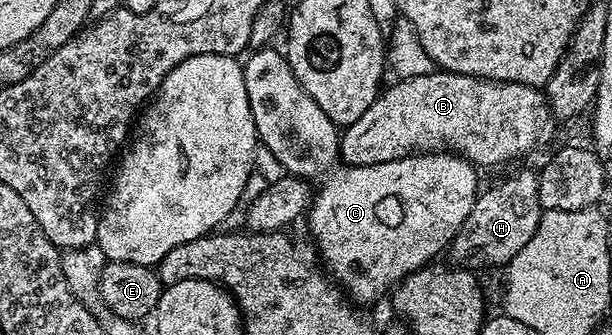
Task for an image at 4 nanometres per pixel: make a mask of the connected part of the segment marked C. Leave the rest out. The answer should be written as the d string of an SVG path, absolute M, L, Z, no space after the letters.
M259 47L254 50L255 54L252 55L251 58L248 59L248 61L245 61L245 64L243 65L243 78L245 79L245 91L249 95L249 107L251 108L251 114L253 115L253 123L255 124L255 131L258 137L258 140L261 142L262 148L263 145L265 148L268 149L269 152L272 153L273 156L276 157L277 160L280 161L281 164L284 165L286 172L288 174L302 177L304 179L316 179L315 177L319 177L319 185L317 181L317 188L314 190L313 193L313 200L311 203L311 208L309 210L309 218L311 217L311 233L310 236L313 238L313 244L321 258L322 264L325 266L326 272L330 274L332 278L344 290L349 291L349 297L352 302L358 303L360 306L367 307L367 304L370 303L370 301L375 301L378 299L379 296L384 293L384 295L390 294L392 292L392 289L394 286L398 285L400 281L403 280L403 278L408 277L411 273L416 273L417 270L422 269L425 265L430 265L432 262L436 260L435 257L438 255L439 252L446 250L448 246L450 246L451 242L454 241L456 235L461 231L461 227L465 223L465 219L469 215L469 211L473 211L473 203L475 202L477 194L480 192L481 184L479 185L479 177L477 174L476 166L472 165L471 162L466 161L464 157L459 156L458 153L448 153L446 151L440 151L437 153L416 153L413 157L402 157L401 159L393 159L389 163L373 163L372 165L344 165L340 163L341 158L339 156L339 139L341 136L340 130L337 128L336 125L334 125L331 120L329 119L329 115L325 115L325 111L321 111L321 107L317 107L317 103L313 103L313 99L310 97L309 94L305 91L305 87L301 87L301 83L297 83L297 75L293 75L293 71L289 67L289 63L287 62L286 56L282 52L279 53L277 50L275 50L275 47Z

